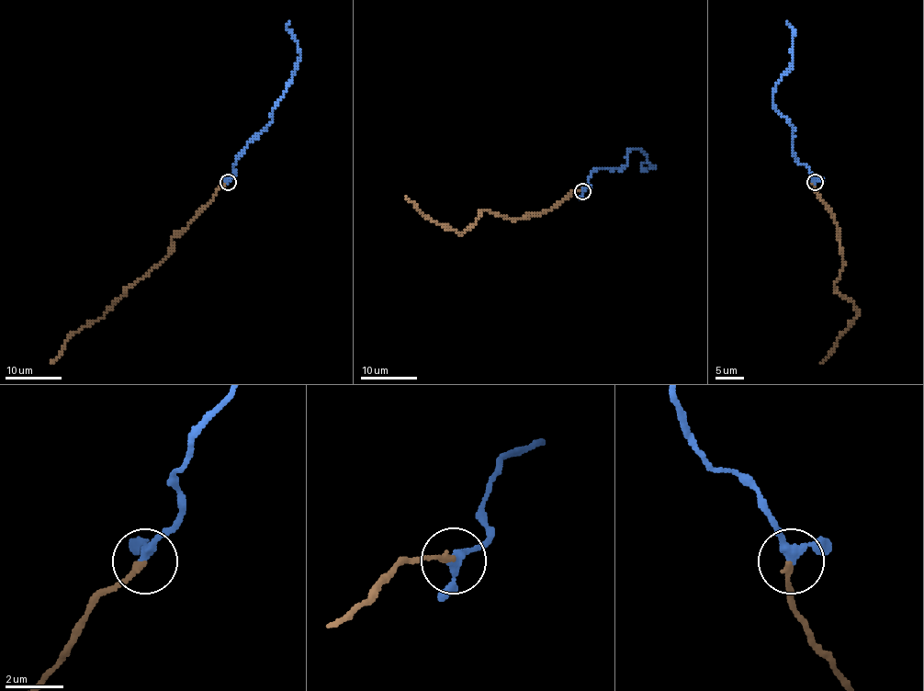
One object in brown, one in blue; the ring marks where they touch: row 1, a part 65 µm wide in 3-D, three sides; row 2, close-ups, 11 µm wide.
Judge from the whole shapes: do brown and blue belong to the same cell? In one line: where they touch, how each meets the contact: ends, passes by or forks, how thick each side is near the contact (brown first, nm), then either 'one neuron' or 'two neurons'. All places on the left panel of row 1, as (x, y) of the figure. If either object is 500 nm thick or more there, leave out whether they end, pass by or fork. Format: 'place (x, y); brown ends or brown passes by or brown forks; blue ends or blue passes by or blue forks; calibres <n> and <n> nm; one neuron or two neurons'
place (228, 182); brown ends; blue passes by; calibres 200 and 280 nm; one neuron

